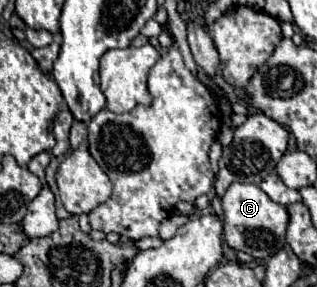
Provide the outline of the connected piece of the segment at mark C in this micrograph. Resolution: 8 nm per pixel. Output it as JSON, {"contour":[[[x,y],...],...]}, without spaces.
{"contour":[[[234,183],[222,195],[222,223],[224,223],[224,239],[226,243],[236,249],[252,255],[258,261],[266,261],[274,253],[278,253],[286,245],[286,225],[288,213],[286,207],[274,203],[258,185],[248,183]]]}

